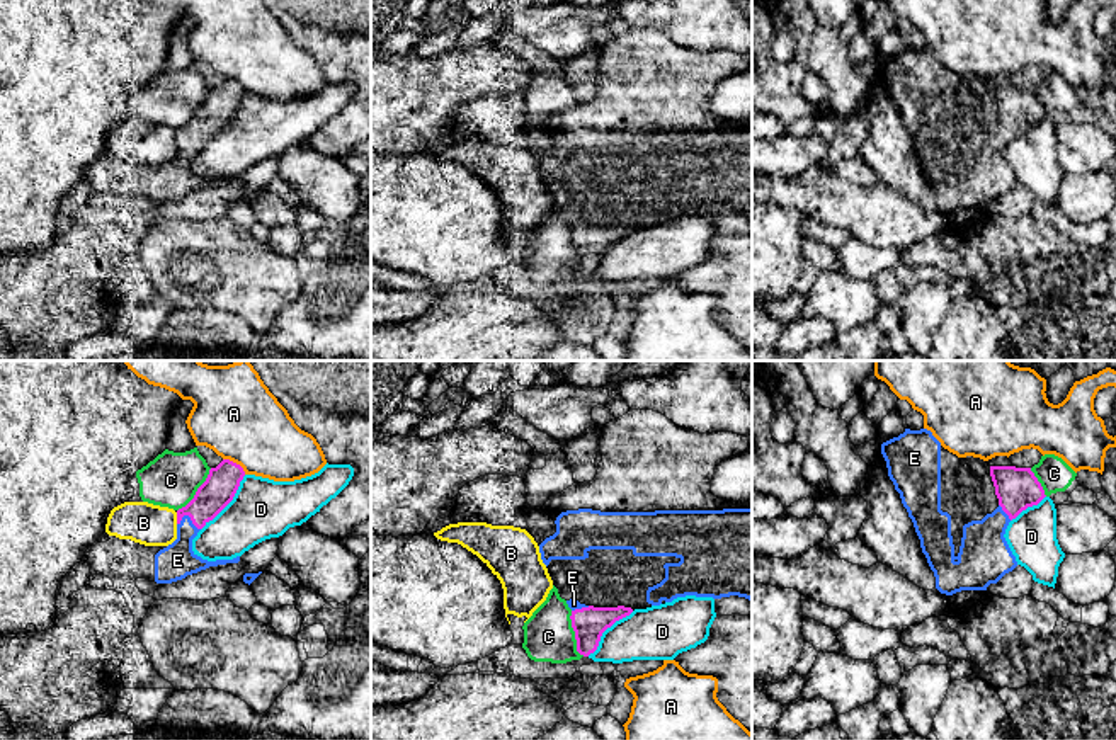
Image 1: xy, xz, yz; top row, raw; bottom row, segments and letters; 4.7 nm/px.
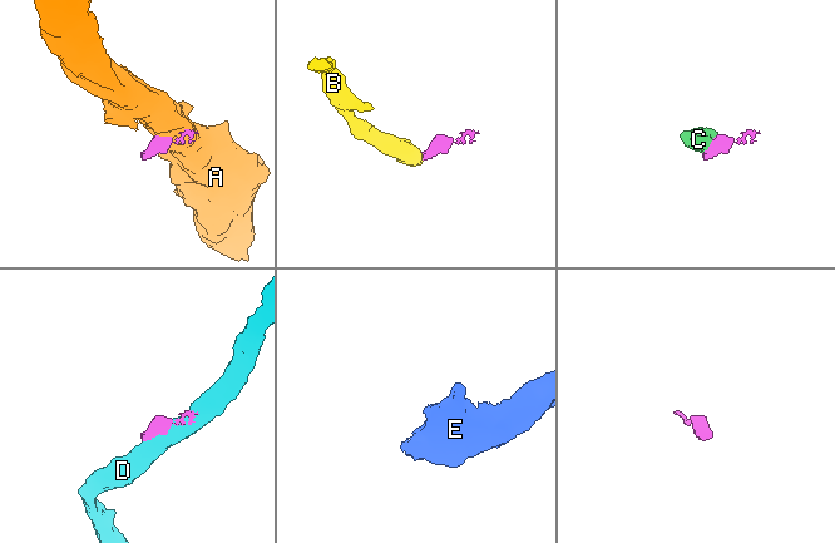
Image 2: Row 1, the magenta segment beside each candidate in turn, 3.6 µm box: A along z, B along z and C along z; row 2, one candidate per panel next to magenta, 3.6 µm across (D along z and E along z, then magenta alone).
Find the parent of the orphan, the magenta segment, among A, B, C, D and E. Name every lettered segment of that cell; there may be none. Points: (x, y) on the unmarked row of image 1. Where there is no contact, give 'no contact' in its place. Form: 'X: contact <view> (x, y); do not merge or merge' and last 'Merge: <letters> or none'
A: contact xy (235, 82); do not merge
B: contact xy (177, 136); do not merge
C: contact xz (575, 254); do not merge
D: contact xy (228, 121); do not merge
E: contact xy (189, 135); merge
Merge: E

